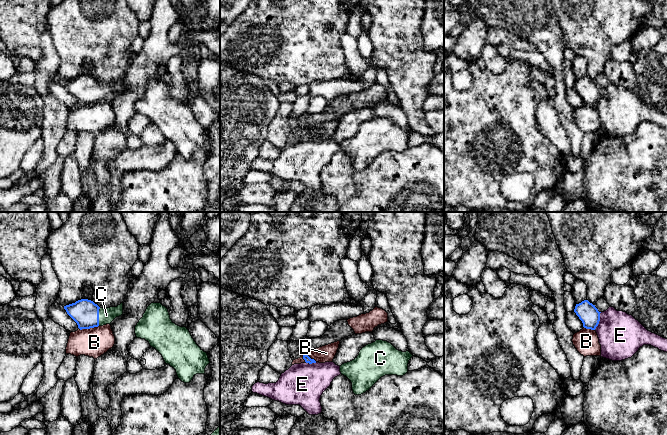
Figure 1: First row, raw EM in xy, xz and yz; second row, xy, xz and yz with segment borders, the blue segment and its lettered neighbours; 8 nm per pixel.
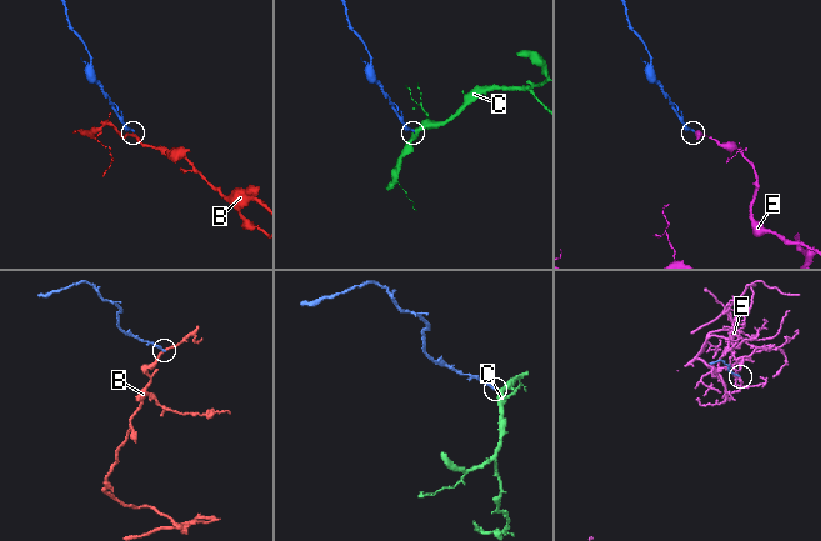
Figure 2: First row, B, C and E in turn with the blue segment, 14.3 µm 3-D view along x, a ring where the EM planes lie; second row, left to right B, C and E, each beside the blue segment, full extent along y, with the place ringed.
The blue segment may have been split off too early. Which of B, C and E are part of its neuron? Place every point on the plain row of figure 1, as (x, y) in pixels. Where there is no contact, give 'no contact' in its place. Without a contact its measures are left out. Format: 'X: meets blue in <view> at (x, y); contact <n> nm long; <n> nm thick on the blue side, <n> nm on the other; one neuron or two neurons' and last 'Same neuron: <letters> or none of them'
B: meets blue in xz at (308, 132); contact 130 nm long; 50 nm thick on the blue side, 130 nm on the other; two neurons
C: meets blue in xy at (98, 93); contact 140 nm long; 220 nm thick on the blue side, 130 nm on the other; one neuron
E: meets blue in yz at (599, 96); contact 160 nm long; 160 nm thick on the blue side, 360 nm on the other; two neurons
Same neuron: C

